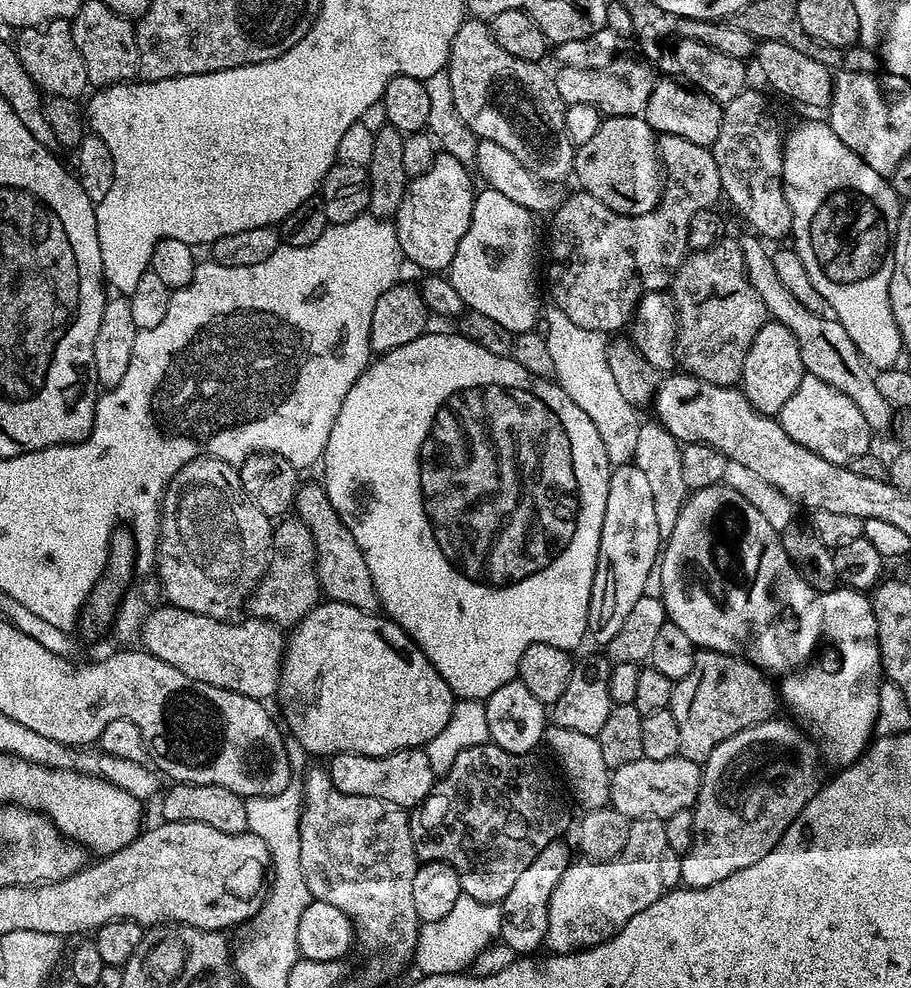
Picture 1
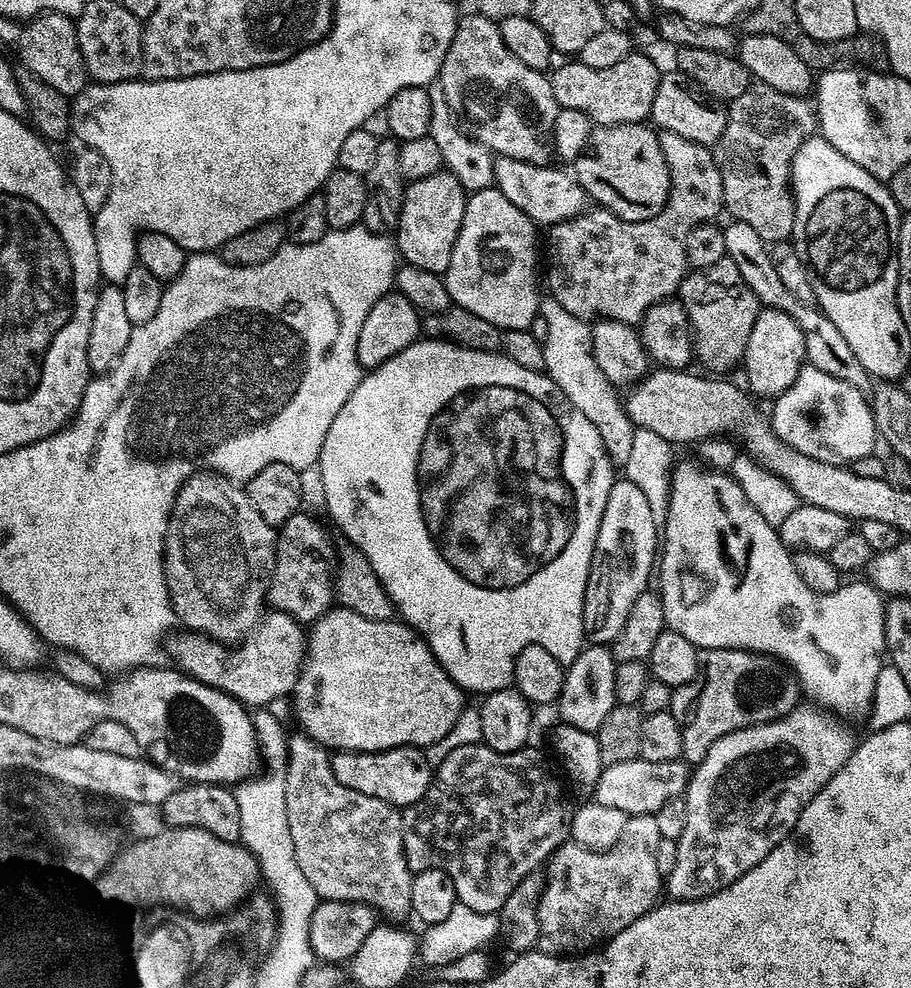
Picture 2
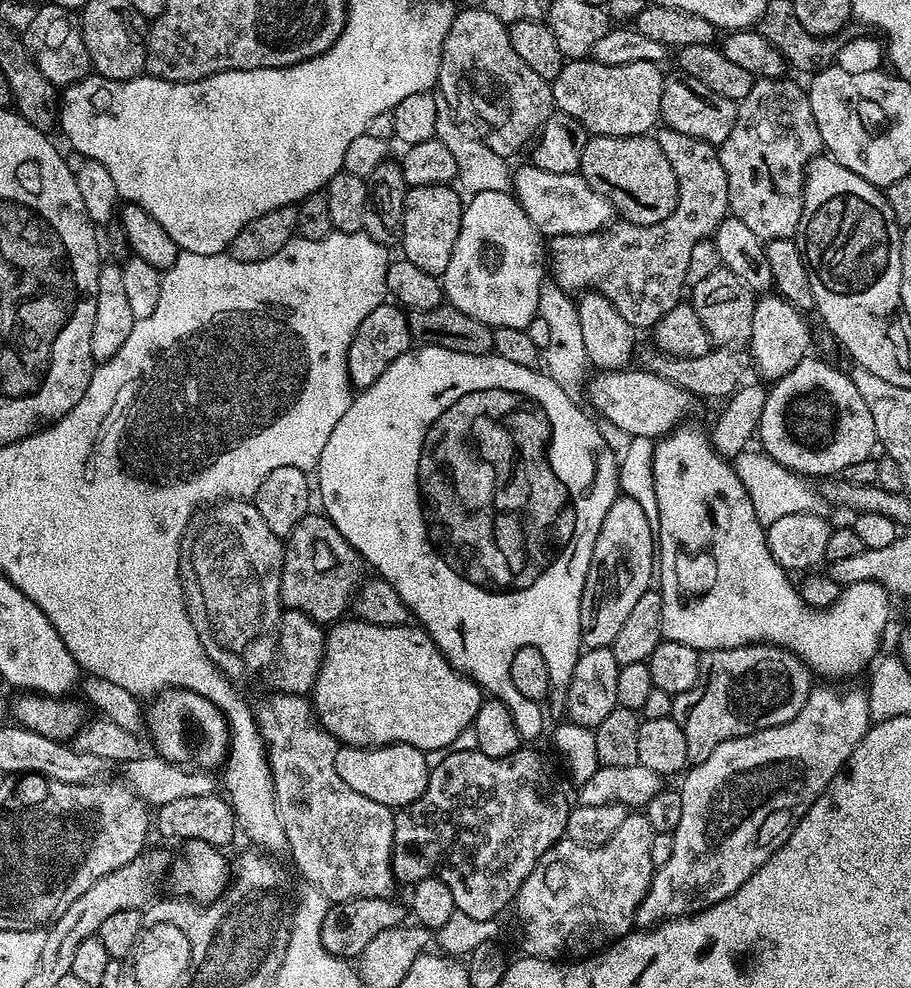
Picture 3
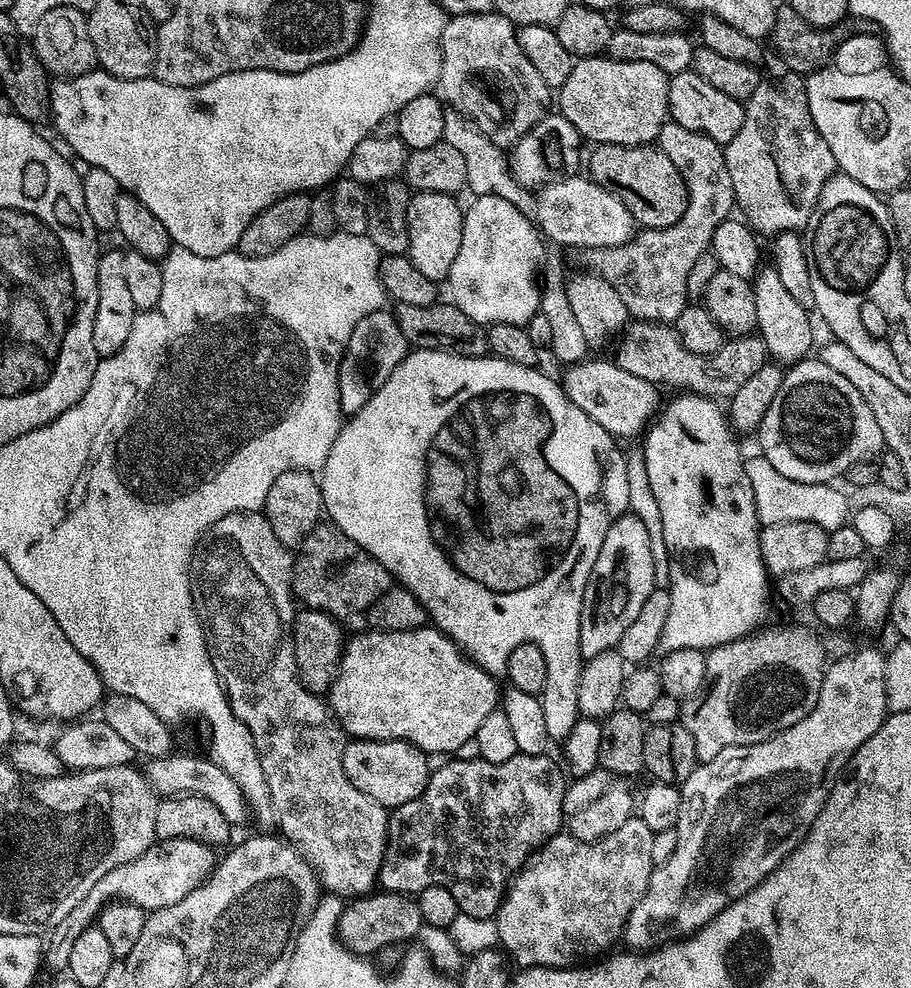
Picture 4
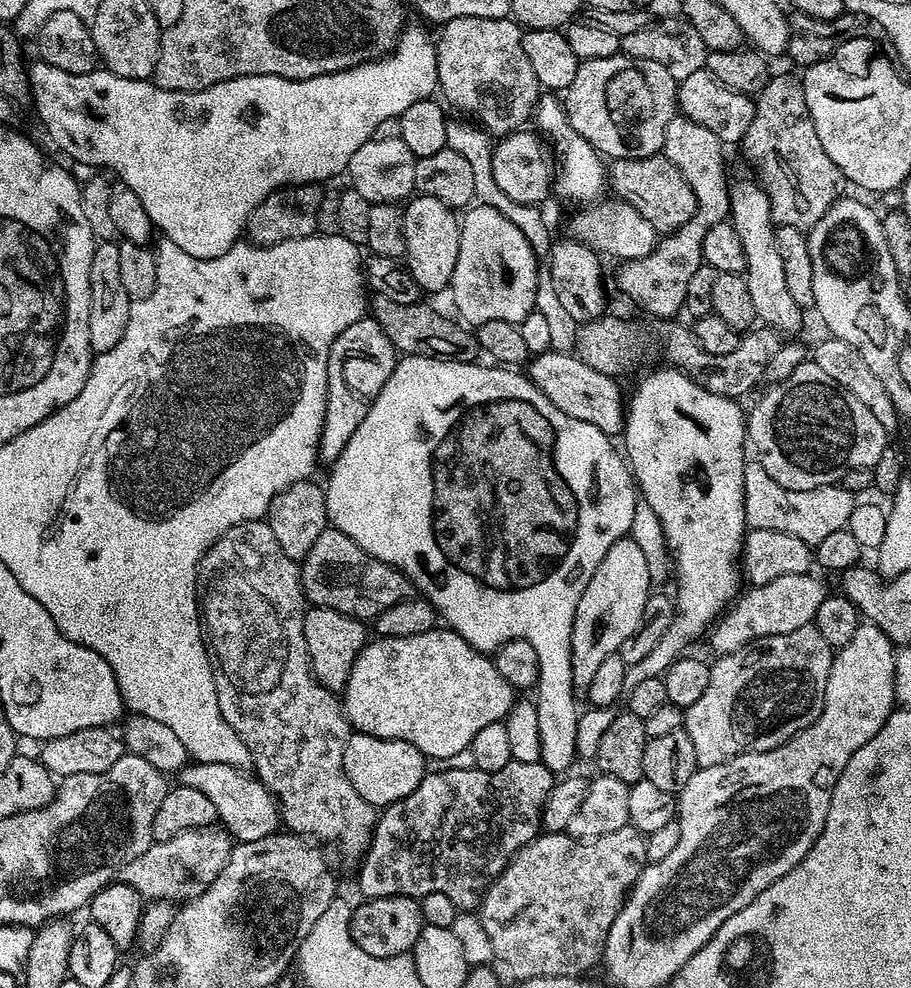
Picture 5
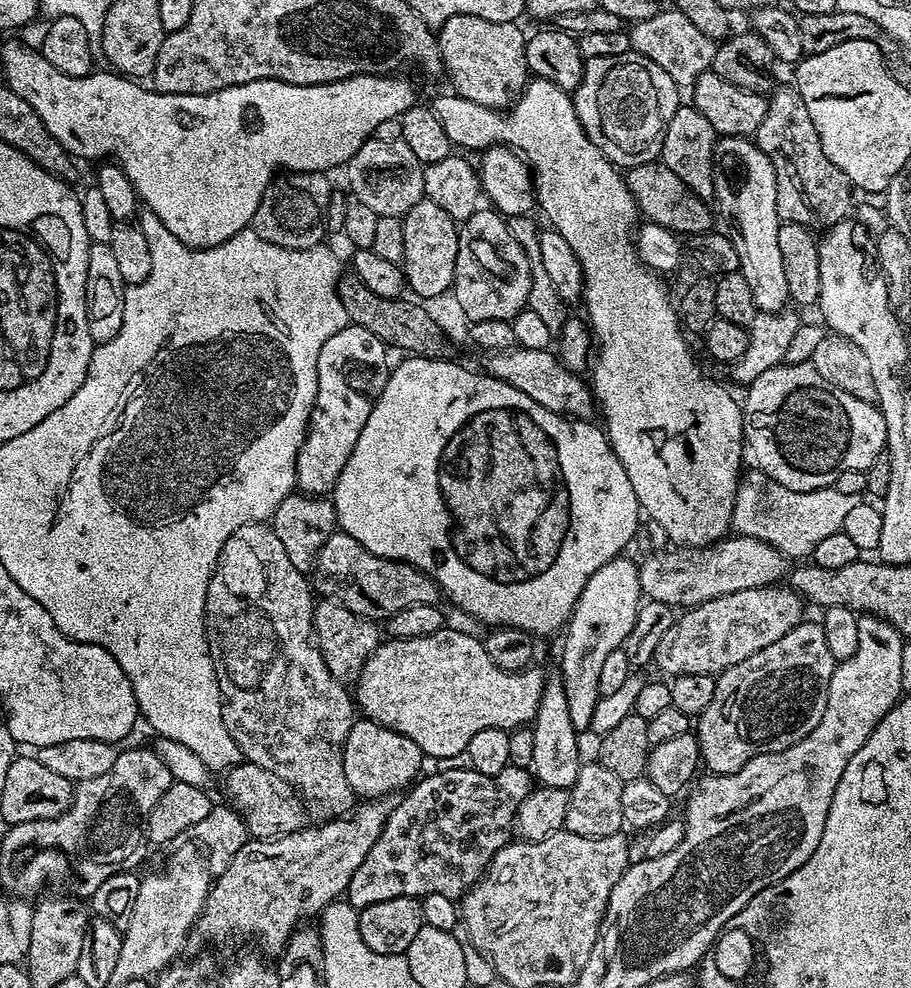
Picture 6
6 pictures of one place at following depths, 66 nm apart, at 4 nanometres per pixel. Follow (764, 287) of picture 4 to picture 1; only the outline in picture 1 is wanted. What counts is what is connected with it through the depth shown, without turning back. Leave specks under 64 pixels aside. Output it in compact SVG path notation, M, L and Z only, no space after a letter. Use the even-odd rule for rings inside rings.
M769 319L754 334L754 342L750 342L750 350L746 354L746 362L742 366L739 387L744 396L758 411L768 416L776 416L782 406L798 390L798 382L806 375L802 366L802 354L798 354L798 342L794 342L794 334L786 330L777 320Z

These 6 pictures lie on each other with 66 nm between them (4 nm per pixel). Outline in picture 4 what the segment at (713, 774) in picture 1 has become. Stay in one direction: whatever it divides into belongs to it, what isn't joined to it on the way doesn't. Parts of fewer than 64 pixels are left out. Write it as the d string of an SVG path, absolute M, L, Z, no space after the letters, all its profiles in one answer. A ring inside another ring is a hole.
M860 648L857 652L852 652L849 656L844 656L841 660L836 660L827 665L822 678L822 686L818 694L818 702L810 714L802 718L802 722L794 722L786 730L776 732L763 740L761 744L743 744L728 748L722 754L718 754L713 760L697 763L692 769L690 778L686 778L684 784L679 785L680 790L680 817L676 823L676 833L678 834L678 846L674 846L674 854L665 864L658 864L653 867L652 877L646 886L644 893L638 898L634 910L628 916L628 922L624 926L622 933L623 943L628 943L632 950L652 950L657 946L667 945L675 941L677 937L687 938L692 933L697 932L702 926L706 926L717 914L722 911L733 900L742 898L752 888L765 880L777 866L791 854L797 846L804 841L804 835L812 828L812 824L818 818L818 814L828 801L828 793L832 790L832 785L836 782L836 777L843 772L844 767L850 762L850 758L863 746L871 736L884 725L888 711L886 702L886 690L884 689L884 662L886 656L883 651L876 648Z

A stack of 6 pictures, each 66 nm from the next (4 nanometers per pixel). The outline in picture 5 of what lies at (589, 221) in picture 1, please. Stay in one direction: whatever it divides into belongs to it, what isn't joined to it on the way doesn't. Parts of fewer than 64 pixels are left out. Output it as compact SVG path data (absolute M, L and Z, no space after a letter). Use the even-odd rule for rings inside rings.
M679 114L666 122L664 147L662 155L678 170L682 170L682 178L690 182L690 190L694 190L696 213L690 222L686 222L675 232L667 233L657 243L656 249L637 260L626 260L619 265L620 273L616 276L616 284L637 304L645 308L652 318L672 318L684 306L684 299L690 286L690 278L694 278L694 270L704 263L702 242L708 237L708 228L725 223L730 216L730 196L728 185L730 176L724 173L725 145L721 144L718 134L706 130L706 126L698 126L698 122L690 122L690 118Z

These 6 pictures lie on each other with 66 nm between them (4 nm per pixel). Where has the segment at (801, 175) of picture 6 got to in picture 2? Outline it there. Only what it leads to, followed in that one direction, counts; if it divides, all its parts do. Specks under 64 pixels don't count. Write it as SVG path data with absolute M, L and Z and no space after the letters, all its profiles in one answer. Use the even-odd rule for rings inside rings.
M753 83L747 90L746 94L742 94L738 98L734 98L728 105L728 122L726 130L722 132L722 138L714 146L714 155L716 164L720 167L722 174L722 190L724 191L724 208L729 212L732 220L741 220L746 222L746 226L752 227L765 242L784 242L791 237L794 230L794 222L796 221L796 199L792 196L792 159L796 151L804 145L806 140L817 131L818 121L816 119L816 110L811 99L803 96L795 96L794 94L782 94L782 90L771 89L770 86L762 83Z

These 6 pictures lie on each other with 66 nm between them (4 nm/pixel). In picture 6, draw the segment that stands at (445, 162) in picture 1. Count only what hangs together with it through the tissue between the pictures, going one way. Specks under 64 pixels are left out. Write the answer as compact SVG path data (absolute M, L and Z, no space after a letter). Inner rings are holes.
M427 198L416 203L402 218L402 234L406 238L404 255L404 279L413 297L429 302L435 296L451 289L456 283L456 263L458 262L458 221L450 218L442 206Z

